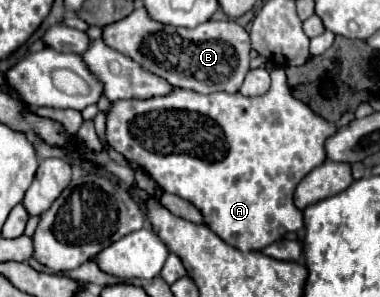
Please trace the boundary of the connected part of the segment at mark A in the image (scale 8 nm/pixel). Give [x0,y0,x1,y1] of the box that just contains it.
[107,68,337,252]

